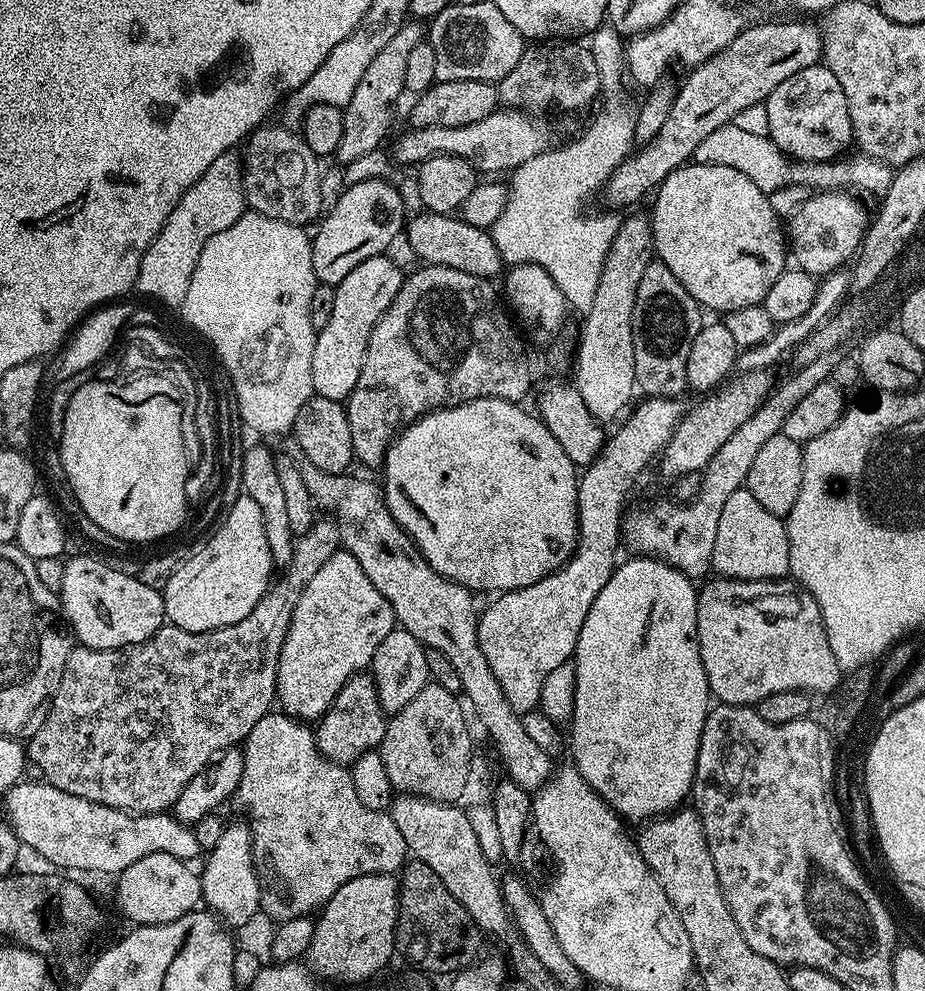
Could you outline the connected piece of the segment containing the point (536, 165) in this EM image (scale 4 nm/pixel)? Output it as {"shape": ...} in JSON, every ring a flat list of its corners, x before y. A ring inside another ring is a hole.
{"shape":[[603,23,590,36,590,47,594,54,594,62,598,66,598,78,602,89,602,100,605,100,604,113,581,134,577,140,569,142,565,148,549,147,547,152,530,158,530,162,522,162,522,166,513,168,507,181,508,197,506,208,498,214,498,222,494,222,491,234,494,246,498,246,498,254,505,265,537,264,554,278,558,290,562,290,569,309,583,314,590,310,590,302,594,302,594,294,598,291,598,278,602,278,602,266,606,262,606,254,610,254,610,246,620,229,621,217,615,211,588,212,592,199,607,184,614,170,623,160,627,160,636,144,636,114,624,101,624,80,626,84,626,65,624,63,625,37,610,23]]}

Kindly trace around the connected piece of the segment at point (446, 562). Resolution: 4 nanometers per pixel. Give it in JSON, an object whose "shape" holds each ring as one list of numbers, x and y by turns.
{"shape":[[478,398,467,400,465,404,453,404,447,408,437,408,435,412,428,412,425,416,409,424,391,444,384,454,382,473,384,472,384,484,382,491,384,501,390,510,390,514,406,530,406,534,412,537,416,543,416,551,420,552,447,580,453,580,463,588,473,593,479,592,513,592,519,588,530,586,542,578,546,578,554,570,571,558,576,551,576,535,578,534,578,468,577,465,566,458,562,446,558,446,558,438,546,430,539,415,527,412,520,408,519,403,502,398]]}

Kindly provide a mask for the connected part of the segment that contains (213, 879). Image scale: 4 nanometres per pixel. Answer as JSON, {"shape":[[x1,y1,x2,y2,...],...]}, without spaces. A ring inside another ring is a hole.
{"shape":[[229,823,222,830,222,838,214,850,206,853,204,872,199,873,200,895,207,911,220,917,229,929,237,930,251,922,260,912,260,883,256,877,256,864,252,861,252,832,247,823]]}

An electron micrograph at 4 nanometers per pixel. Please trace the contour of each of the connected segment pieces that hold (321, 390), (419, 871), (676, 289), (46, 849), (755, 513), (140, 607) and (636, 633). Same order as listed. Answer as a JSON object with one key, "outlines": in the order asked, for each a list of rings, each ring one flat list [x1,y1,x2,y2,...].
{"outlines":[[[381,254,366,258,366,262,354,266,354,270,350,270,350,274,346,274,346,278,335,285,334,310,330,314,330,322,318,329,314,342,310,374,313,376,315,395,344,402,354,386,358,386,358,374,362,374,362,362,366,358,370,334,404,285,405,273,400,272,399,266,390,257]],[[413,859,399,869,398,918,396,919,396,946,412,964,428,972,455,974,473,967,481,959,482,933,466,914,464,907,442,886,442,878,422,861]],[[652,259,642,274,642,282,638,282,638,298,634,298,634,318,632,333,634,334,634,374,636,387,645,397,661,396,667,400,683,397,688,383,686,382,686,358,690,358,690,345,698,338,698,330,702,327,702,309,696,299,688,293,686,286,670,274,670,266,658,259]],[[47,782,15,784,2,797,3,815,21,845,32,852,37,852,48,864,56,868,69,868,72,872,112,872,119,874,126,866,134,866,146,854,170,854,185,862,192,862,195,856,201,855,198,838,189,825,182,823,168,812,155,812,137,816,135,812,114,810,110,806,102,806,98,802,90,802,86,798,78,798,78,794,66,794,66,790,58,790,58,786]],[[747,486,734,490,734,494,726,498,726,507,718,518,713,569,730,580,782,580,789,575,789,562,790,546,785,521,760,505]],[[95,555,64,560,62,586,58,593,60,612,71,635,83,647,98,650,129,648,146,642,166,623,161,589,146,586,139,575,119,572]],[[639,554,633,560,617,563,612,572,610,582,598,590,598,598,594,598,594,606,590,606,590,614,586,614,586,622,582,622,582,634,578,634,574,667,574,710,570,721,572,728,572,760,571,763,582,774,582,778,603,800,625,821,640,820,647,822,655,817,676,811,689,799,692,791,692,779,696,773,698,746,702,738,704,723,710,711,710,693,706,670,702,666,702,654,698,646,698,588,693,577,682,574,673,564,664,560,653,560,651,556]]]}

